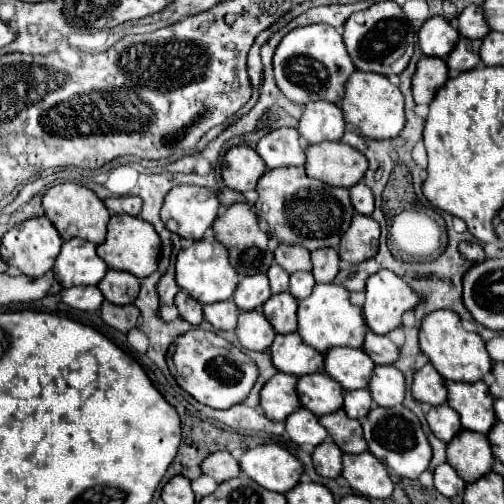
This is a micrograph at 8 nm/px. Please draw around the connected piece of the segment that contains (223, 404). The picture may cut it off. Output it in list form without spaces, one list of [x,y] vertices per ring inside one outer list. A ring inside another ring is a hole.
[[[188,331],[184,335],[180,335],[174,343],[172,343],[172,353],[170,353],[170,361],[174,365],[174,379],[176,383],[188,391],[196,401],[200,401],[202,405],[208,405],[212,409],[228,409],[236,403],[242,403],[246,399],[246,395],[250,393],[254,381],[256,381],[256,365],[234,345],[230,345],[228,341],[224,341],[220,335],[212,333],[212,331]]]

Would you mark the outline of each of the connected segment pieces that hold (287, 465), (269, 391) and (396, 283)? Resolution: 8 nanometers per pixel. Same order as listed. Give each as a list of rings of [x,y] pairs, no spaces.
[[[258,445],[240,457],[240,471],[268,491],[290,491],[302,473],[302,463],[284,447]]]
[[[276,373],[260,391],[260,407],[264,415],[272,421],[284,421],[290,413],[300,407],[296,399],[296,379],[294,375]]]
[[[378,271],[366,281],[366,301],[362,307],[364,321],[370,331],[378,335],[386,335],[388,331],[400,327],[400,317],[406,309],[412,309],[418,303],[418,295],[392,271]]]

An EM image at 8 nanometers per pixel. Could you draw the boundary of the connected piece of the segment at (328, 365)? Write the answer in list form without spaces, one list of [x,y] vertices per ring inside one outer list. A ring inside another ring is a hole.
[[[334,347],[324,359],[324,373],[338,381],[344,391],[364,389],[372,375],[372,367],[372,359],[368,359],[360,349]]]

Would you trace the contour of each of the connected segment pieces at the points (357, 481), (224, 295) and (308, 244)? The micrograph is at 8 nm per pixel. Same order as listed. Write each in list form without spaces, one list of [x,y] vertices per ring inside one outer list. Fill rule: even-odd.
[[[370,451],[360,455],[344,455],[342,465],[342,477],[358,495],[368,499],[386,499],[392,495],[394,483],[388,469]]]
[[[208,231],[202,239],[194,241],[188,249],[182,249],[176,257],[176,285],[186,291],[192,299],[198,303],[218,303],[228,301],[234,295],[234,289],[238,285],[238,273],[228,261],[228,251],[214,239],[214,235]]]
[[[304,167],[270,169],[260,177],[256,191],[258,201],[254,205],[254,213],[258,217],[264,217],[270,227],[268,233],[284,243],[274,249],[274,259],[286,273],[310,271],[310,251],[320,247],[338,247],[340,237],[350,227],[354,215],[348,189],[330,187],[318,179],[310,179],[306,177]],[[290,245],[304,245],[306,249]]]

